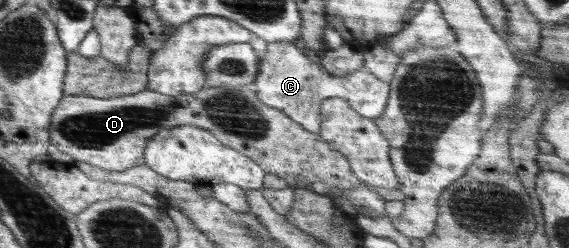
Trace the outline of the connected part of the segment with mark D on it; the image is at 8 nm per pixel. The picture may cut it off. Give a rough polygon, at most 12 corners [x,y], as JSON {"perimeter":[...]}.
{"perimeter":[[248,86],[65,96],[51,147],[122,172],[194,125],[318,194],[369,188]]}

